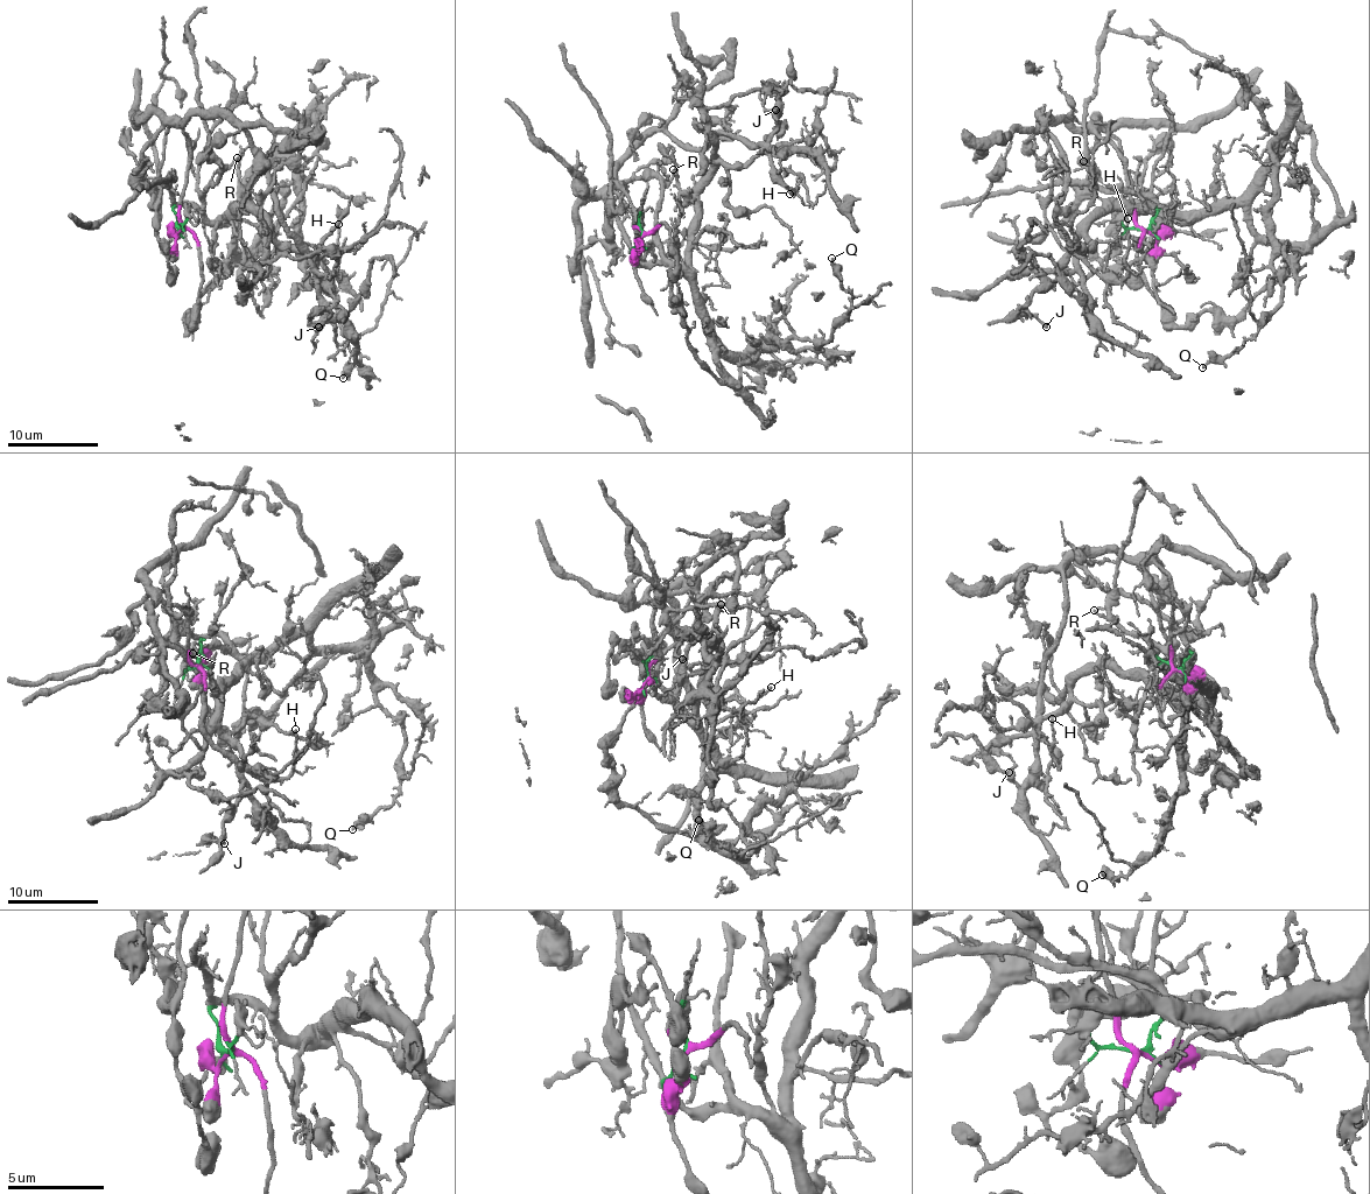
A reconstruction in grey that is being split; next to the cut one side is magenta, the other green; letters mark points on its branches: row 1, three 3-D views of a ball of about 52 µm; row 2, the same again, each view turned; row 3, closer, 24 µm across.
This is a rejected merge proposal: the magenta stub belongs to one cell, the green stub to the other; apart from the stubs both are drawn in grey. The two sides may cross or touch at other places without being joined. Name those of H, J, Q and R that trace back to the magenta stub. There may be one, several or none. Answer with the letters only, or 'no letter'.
J

